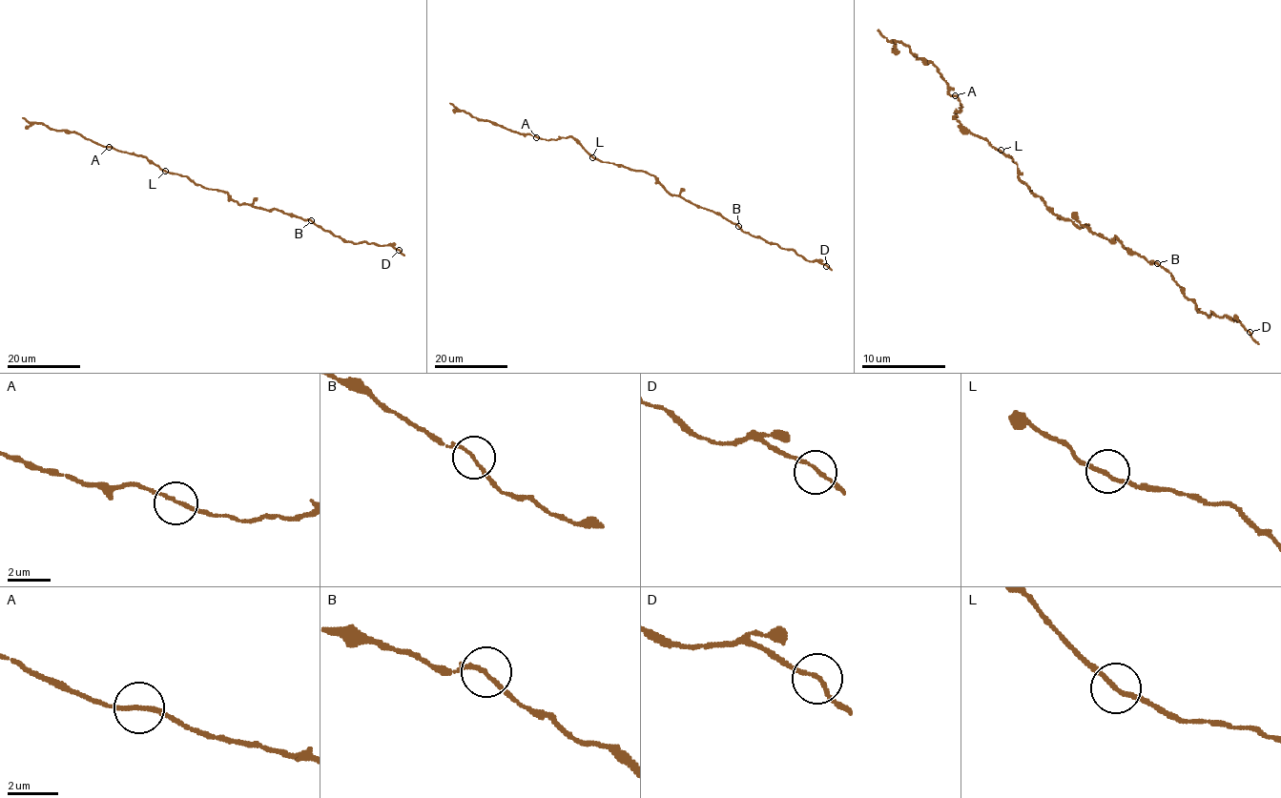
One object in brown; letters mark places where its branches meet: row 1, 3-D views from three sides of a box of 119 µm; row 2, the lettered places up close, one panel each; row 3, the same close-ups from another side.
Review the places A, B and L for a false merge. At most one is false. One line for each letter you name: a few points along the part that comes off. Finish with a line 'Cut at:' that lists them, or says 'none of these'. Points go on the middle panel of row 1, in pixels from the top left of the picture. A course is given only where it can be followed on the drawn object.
Cut at: none of these

